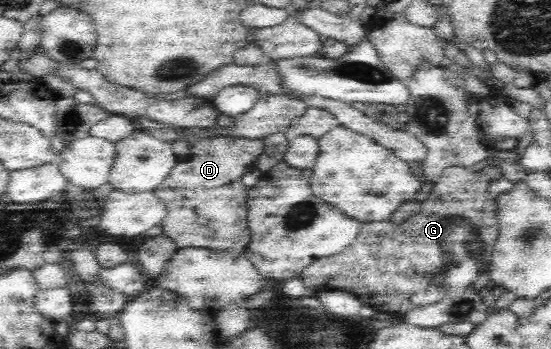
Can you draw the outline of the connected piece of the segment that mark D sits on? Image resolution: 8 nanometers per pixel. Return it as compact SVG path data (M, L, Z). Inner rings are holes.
M219 136L204 137L192 141L190 158L175 164L158 192L159 199L167 207L164 222L160 226L164 236L172 238L172 242L178 248L207 248L212 252L244 254L248 248L251 234L246 226L246 210L248 210L246 208L246 192L248 187L243 185L242 178L247 170L254 167L263 148L263 139Z

